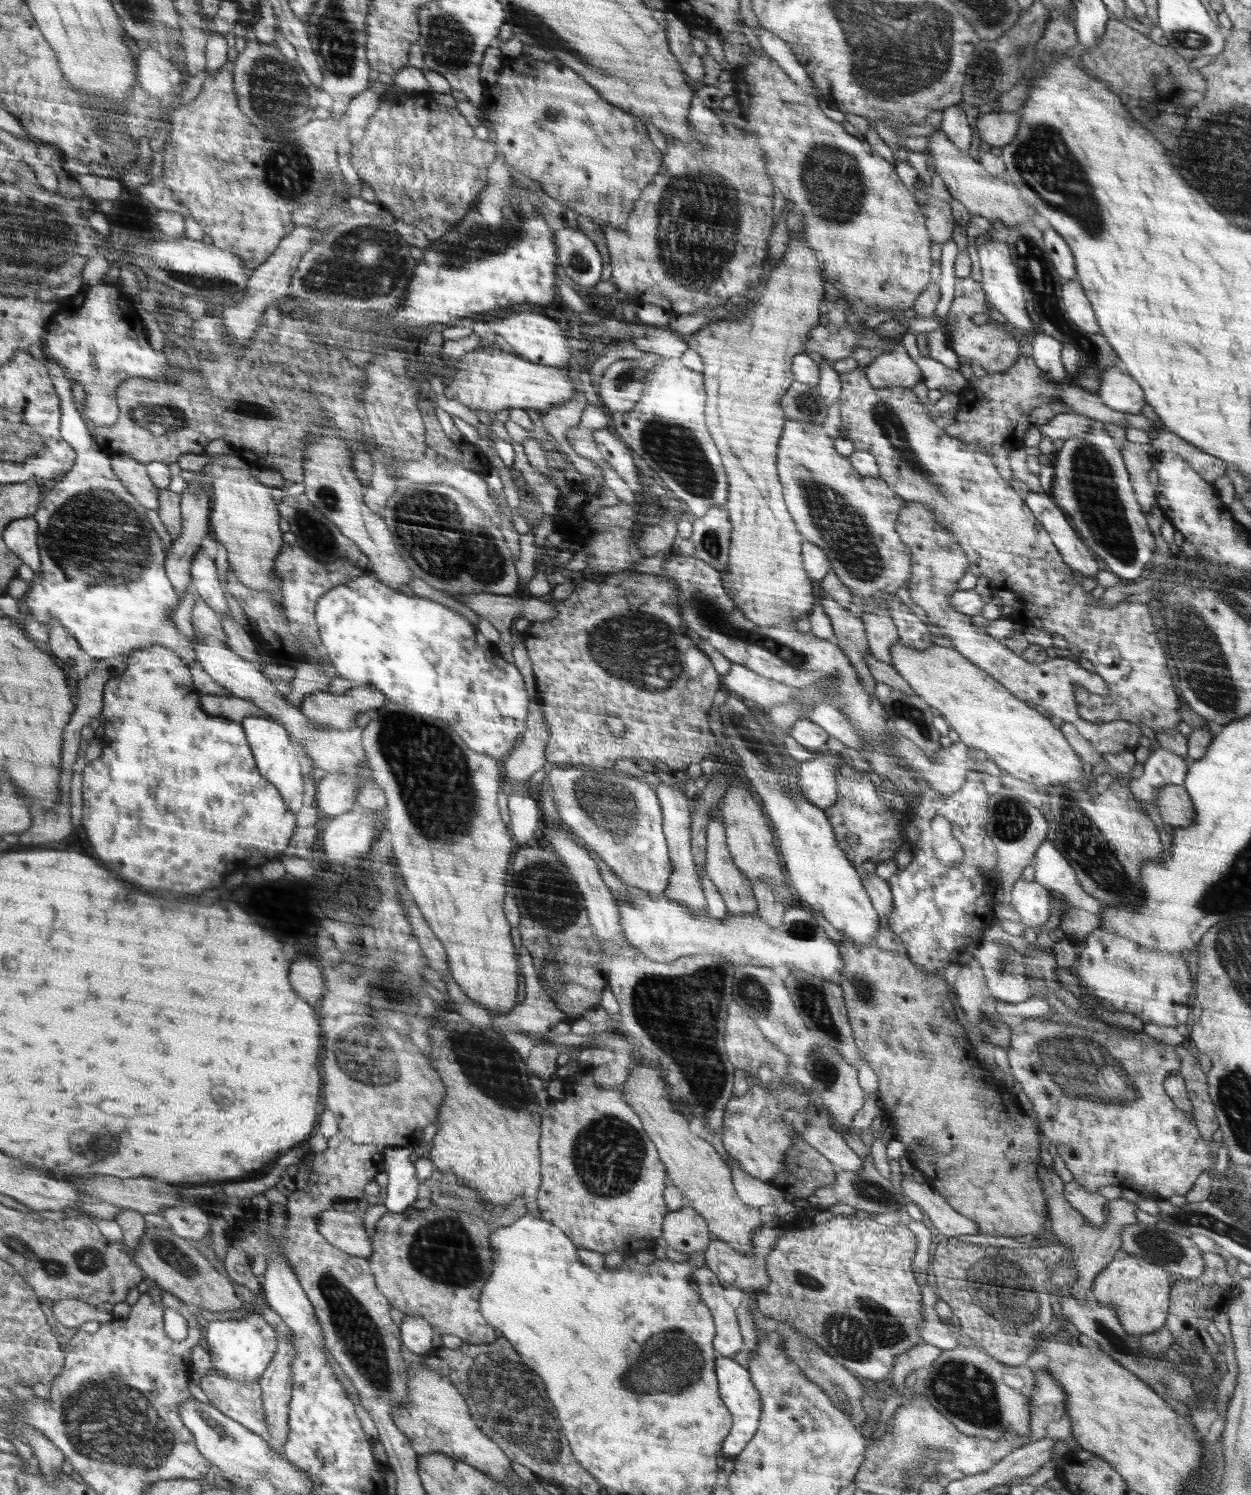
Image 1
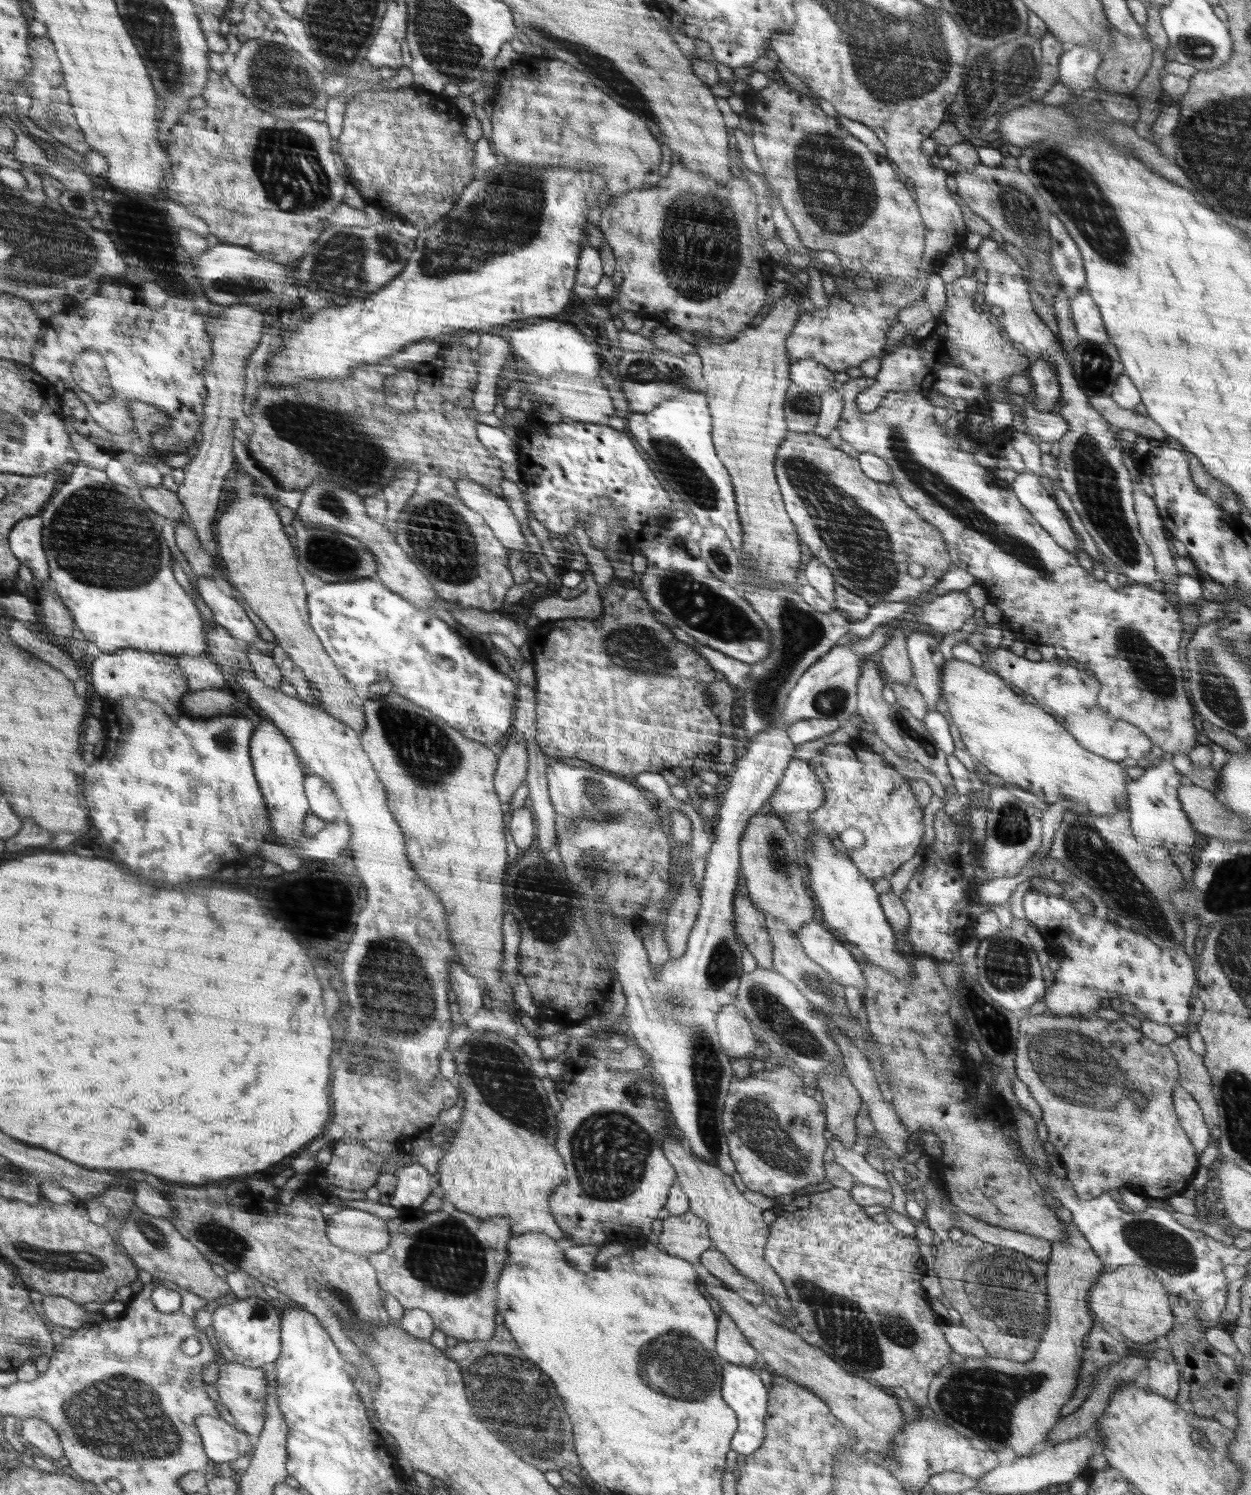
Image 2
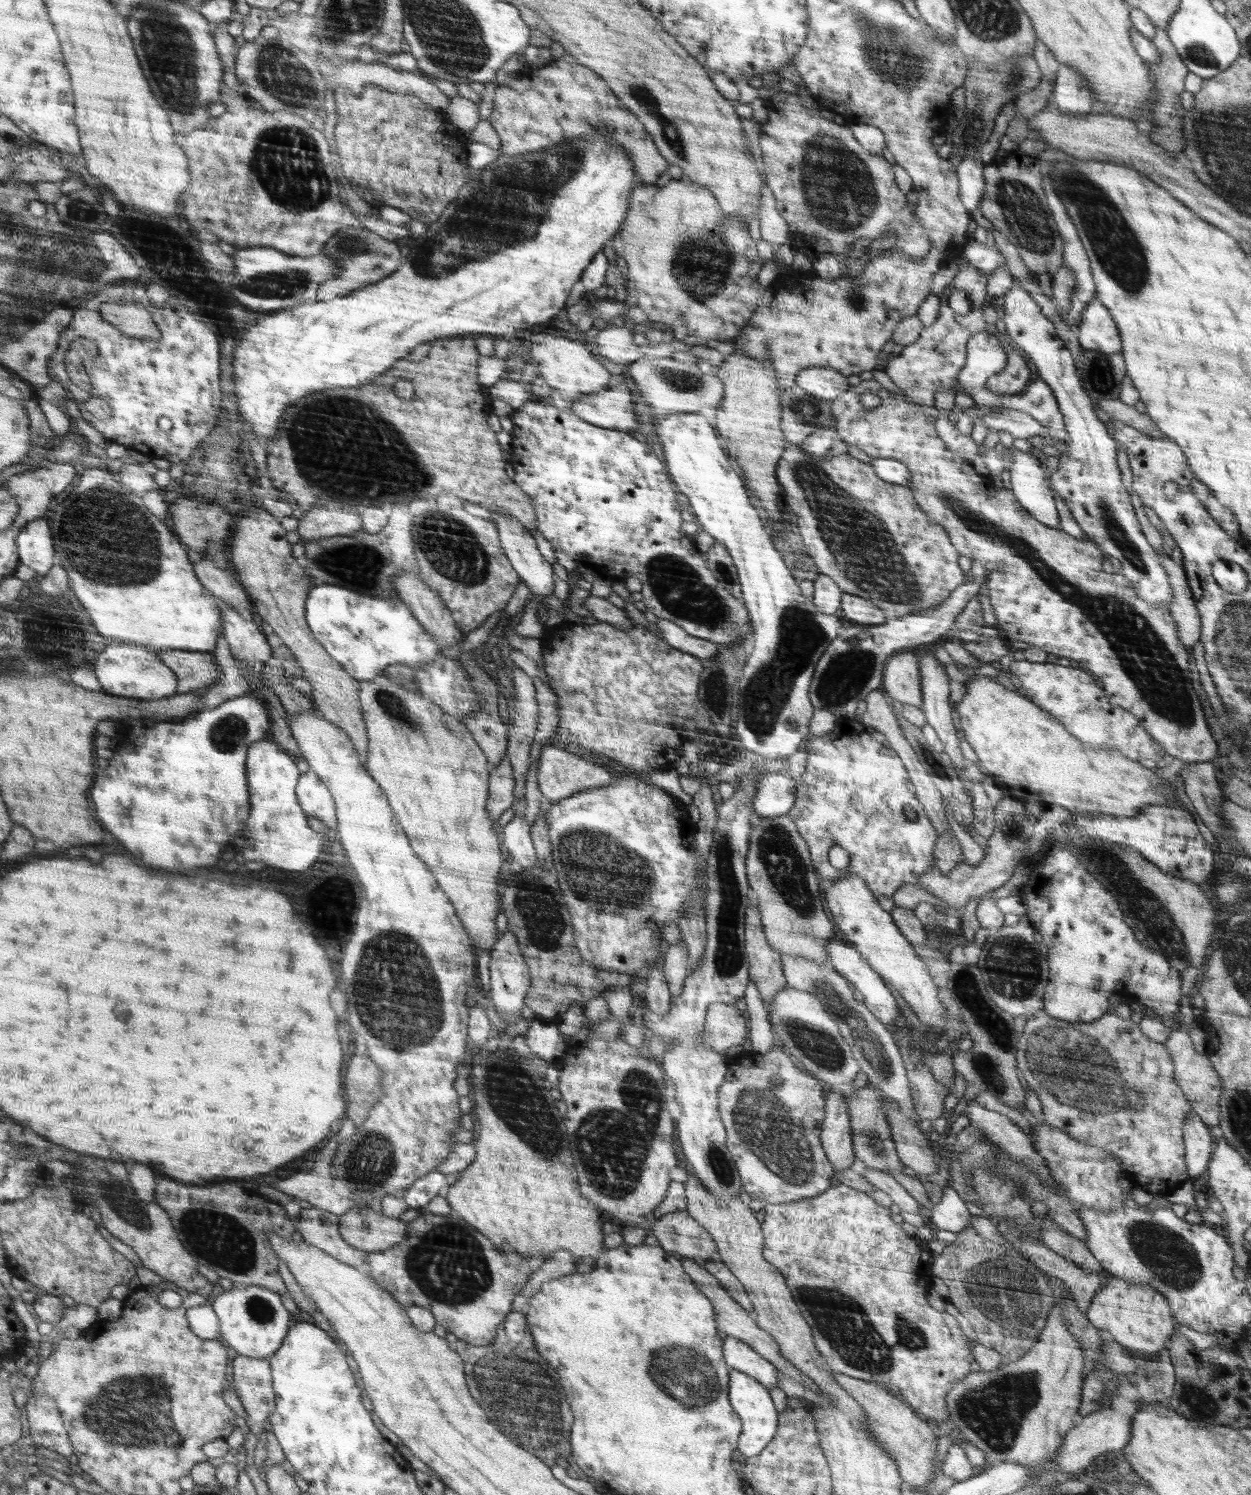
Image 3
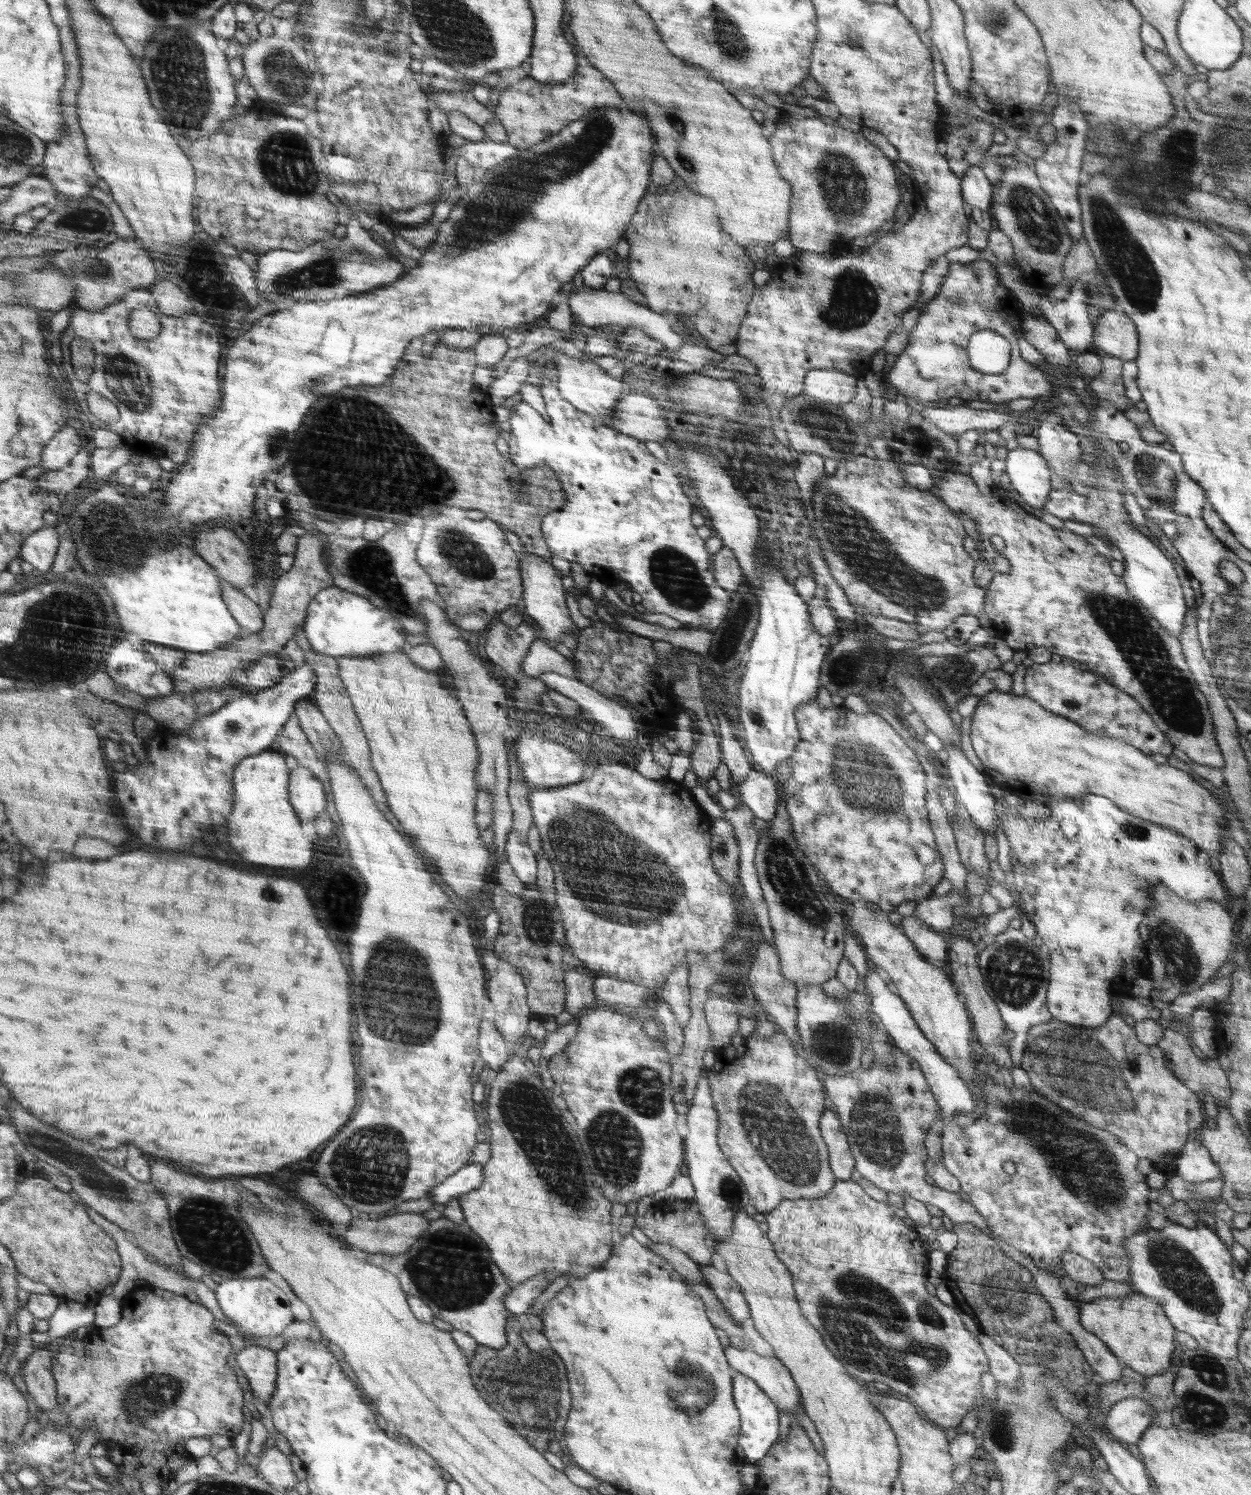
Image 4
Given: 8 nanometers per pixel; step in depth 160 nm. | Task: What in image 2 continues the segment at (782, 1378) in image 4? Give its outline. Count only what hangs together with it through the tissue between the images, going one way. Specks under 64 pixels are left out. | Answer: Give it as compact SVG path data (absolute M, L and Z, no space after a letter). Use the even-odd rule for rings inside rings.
M717 1307L718 1316L718 1340L717 1353L726 1363L736 1364L751 1369L753 1364L760 1361L760 1354L748 1338L744 1336L734 1320Z

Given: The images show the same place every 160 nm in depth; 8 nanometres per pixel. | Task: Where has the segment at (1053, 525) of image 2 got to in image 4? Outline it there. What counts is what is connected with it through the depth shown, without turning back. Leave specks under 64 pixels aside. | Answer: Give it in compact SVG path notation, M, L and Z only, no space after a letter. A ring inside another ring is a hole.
M1017 447L1008 451L1005 460L1010 483L1026 504L1042 509L1053 490L1051 470L1046 459L1036 451Z

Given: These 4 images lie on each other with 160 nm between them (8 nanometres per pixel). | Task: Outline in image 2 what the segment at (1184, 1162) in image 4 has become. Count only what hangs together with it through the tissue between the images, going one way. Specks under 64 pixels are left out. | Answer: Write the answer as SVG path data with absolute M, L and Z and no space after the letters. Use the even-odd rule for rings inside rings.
M1179 1084L1172 1089L1171 1096L1179 1123L1190 1138L1197 1156L1200 1158L1202 1151L1213 1140L1210 1129L1206 1126L1203 1112L1192 1095Z

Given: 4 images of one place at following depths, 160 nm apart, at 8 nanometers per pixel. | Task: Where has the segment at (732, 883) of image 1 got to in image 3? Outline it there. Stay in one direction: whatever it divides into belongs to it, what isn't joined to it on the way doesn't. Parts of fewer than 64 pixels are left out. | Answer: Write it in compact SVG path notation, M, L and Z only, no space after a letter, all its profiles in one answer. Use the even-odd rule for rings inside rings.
M748 904L745 912L745 950L749 958L748 981L754 982L763 1002L771 1001L779 990L787 986L787 982L783 975L784 963L782 963L780 954L774 952L766 940L759 908L756 904Z

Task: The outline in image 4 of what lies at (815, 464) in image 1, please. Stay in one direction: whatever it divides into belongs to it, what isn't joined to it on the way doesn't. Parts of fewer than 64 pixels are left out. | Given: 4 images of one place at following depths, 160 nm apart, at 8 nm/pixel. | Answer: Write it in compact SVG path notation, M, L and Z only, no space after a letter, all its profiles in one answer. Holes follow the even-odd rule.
M866 455L844 459L838 464L832 477L826 476L822 480L818 480L818 486L814 488L814 496L811 497L813 531L820 541L821 555L829 566L831 575L843 588L844 594L854 606L861 606L868 612L880 613L887 617L905 621L914 625L921 632L943 631L946 626L950 626L956 620L957 616L962 616L963 614L978 615L984 608L987 589L975 583L973 570L976 566L977 556L968 554L962 546L967 533L964 531L964 527L962 527L959 516L952 514L952 508L929 490L916 489L914 486L908 485L904 481L904 477L902 477L901 468L904 465L907 465L907 462L899 456L894 456L890 462L866 457Z

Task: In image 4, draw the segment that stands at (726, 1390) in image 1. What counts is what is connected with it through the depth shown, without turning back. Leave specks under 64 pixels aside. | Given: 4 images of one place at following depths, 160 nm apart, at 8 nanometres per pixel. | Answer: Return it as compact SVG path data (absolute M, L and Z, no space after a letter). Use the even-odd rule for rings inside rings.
M737 1372L733 1379L733 1399L738 1400L738 1412L741 1412L742 1456L745 1462L755 1463L764 1459L768 1450L780 1438L780 1410L774 1404L774 1400L757 1385L756 1381Z

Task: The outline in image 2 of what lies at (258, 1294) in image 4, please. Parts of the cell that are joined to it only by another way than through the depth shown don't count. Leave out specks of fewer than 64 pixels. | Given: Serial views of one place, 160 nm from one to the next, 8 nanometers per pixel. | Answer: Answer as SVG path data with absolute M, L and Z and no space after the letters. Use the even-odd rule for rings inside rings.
M256 1296L240 1299L228 1306L218 1306L212 1314L212 1328L218 1341L218 1354L228 1363L261 1368L275 1362L280 1352L280 1312Z

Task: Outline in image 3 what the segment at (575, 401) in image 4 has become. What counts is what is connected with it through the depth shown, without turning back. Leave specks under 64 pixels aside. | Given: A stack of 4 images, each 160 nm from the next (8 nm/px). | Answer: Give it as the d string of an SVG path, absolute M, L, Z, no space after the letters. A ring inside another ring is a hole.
M554 330L539 332L538 334L525 336L523 341L532 341L530 346L530 360L538 367L539 376L552 389L558 390L565 399L572 402L582 395L589 395L606 389L610 382L610 372L582 346L556 333Z

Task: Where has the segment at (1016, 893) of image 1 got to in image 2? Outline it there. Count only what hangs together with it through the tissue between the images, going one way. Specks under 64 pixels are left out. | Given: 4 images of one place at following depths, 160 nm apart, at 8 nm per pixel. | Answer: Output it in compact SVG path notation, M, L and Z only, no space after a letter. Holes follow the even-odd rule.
M1071 875L1068 883L1062 885L1064 893L1061 896L1050 896L1038 890L1029 889L1022 900L1024 914L1038 932L1062 950L1060 962L1053 963L1054 983L1046 989L1042 1000L1046 1003L1047 1012L1054 1015L1072 1015L1075 1012L1093 1014L1101 1005L1102 998L1120 998L1134 1004L1148 1020L1162 1025L1183 1024L1191 1022L1190 996L1196 985L1197 964L1187 956L1182 946L1173 949L1161 949L1144 935L1134 934L1130 929L1120 928L1118 924L1106 920L1108 907L1100 895L1094 893L1086 883ZM1085 898L1092 901L1092 914L1082 914L1072 905L1073 900Z

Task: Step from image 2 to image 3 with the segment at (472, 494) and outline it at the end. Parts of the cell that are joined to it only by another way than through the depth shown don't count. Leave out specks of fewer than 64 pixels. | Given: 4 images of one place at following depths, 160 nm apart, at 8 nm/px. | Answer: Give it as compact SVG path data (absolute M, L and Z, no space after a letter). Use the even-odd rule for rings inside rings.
M490 511L497 528L500 528L501 547L509 557L513 568L531 590L530 598L550 596L554 590L554 569L542 557L536 541L527 528L508 513Z

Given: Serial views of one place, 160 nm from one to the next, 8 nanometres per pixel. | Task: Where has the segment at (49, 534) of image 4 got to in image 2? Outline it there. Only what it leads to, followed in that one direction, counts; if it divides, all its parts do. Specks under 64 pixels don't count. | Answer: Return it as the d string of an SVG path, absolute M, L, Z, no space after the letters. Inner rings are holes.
M39 515L23 518L12 531L10 542L14 554L30 568L34 580L47 580L49 566L42 546L43 522Z

